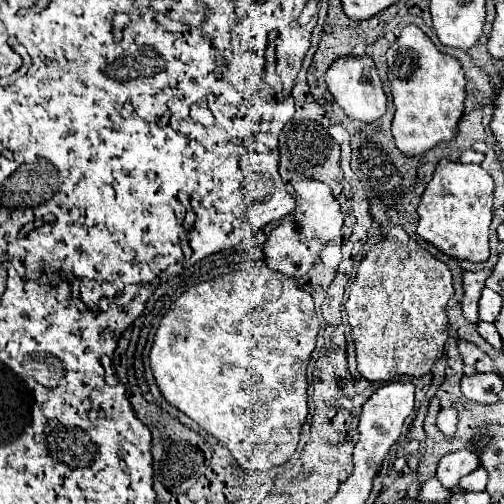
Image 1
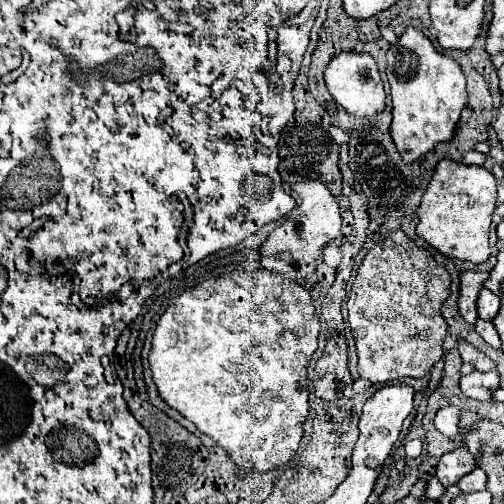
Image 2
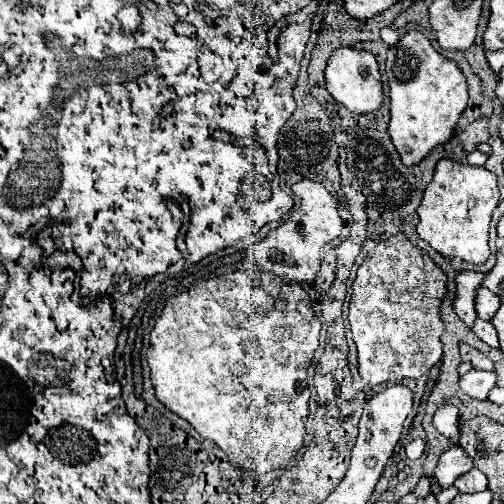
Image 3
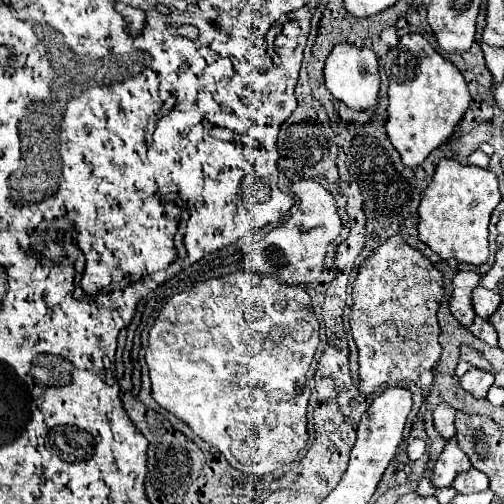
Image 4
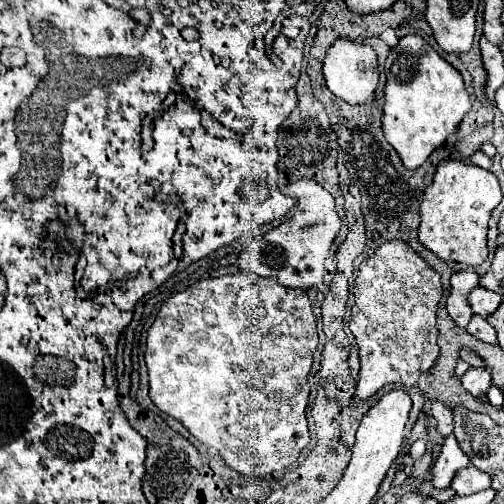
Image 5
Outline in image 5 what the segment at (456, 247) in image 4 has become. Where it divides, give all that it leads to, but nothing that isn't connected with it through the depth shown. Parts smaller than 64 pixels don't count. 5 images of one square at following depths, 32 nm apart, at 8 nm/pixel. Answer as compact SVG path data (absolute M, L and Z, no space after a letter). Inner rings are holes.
M442 160L420 204L422 224L418 230L418 240L444 262L452 260L480 266L488 258L488 218L492 208L496 208L500 200L502 190L498 178L492 172L456 160Z

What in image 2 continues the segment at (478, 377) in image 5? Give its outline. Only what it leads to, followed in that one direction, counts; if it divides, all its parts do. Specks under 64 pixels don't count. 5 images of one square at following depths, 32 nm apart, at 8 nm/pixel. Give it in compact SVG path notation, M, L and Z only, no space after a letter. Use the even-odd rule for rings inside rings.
M470 372L460 378L460 390L474 400L490 400L492 392L498 388L498 374L496 372Z

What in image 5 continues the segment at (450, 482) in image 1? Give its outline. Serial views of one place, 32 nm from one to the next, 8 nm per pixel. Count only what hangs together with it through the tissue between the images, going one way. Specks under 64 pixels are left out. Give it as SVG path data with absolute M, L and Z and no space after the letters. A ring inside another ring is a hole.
M450 434L444 438L442 442L442 448L440 448L440 454L432 466L432 482L434 486L438 488L446 488L450 486L454 474L460 470L460 468L466 468L470 464L468 456L460 450L456 438Z

